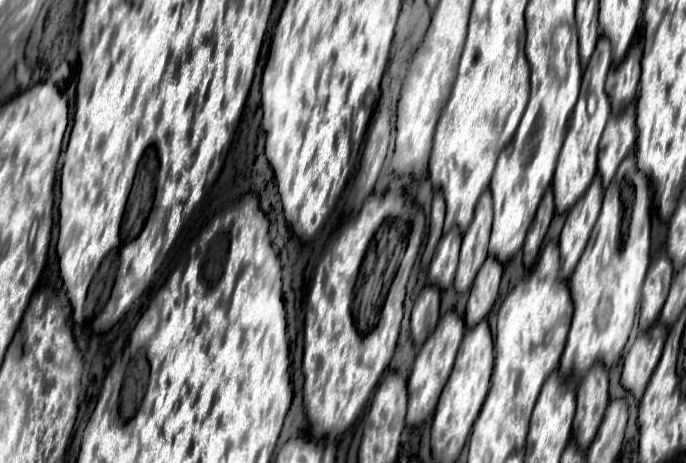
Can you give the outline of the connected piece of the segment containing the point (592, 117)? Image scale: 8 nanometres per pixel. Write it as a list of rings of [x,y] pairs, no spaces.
[[[607,36],[599,38],[599,60],[591,70],[591,92],[595,94],[595,110],[587,112],[587,110],[575,110],[571,124],[567,128],[565,134],[565,142],[557,160],[557,168],[555,168],[555,176],[553,176],[553,196],[555,196],[555,208],[557,212],[567,212],[587,190],[587,186],[591,184],[595,172],[597,172],[597,152],[599,152],[599,140],[603,134],[603,128],[609,120],[611,114],[611,102],[609,96],[605,92],[605,76],[607,70],[611,66],[611,46],[607,42]]]

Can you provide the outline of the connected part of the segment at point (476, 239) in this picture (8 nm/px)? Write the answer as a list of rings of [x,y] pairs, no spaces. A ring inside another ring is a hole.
[[[485,190],[483,198],[479,198],[479,206],[475,206],[475,218],[471,220],[471,226],[467,228],[467,234],[463,234],[461,254],[459,254],[459,266],[455,274],[455,290],[461,294],[471,288],[477,270],[487,258],[487,244],[489,244],[489,230],[491,230],[491,192]]]

